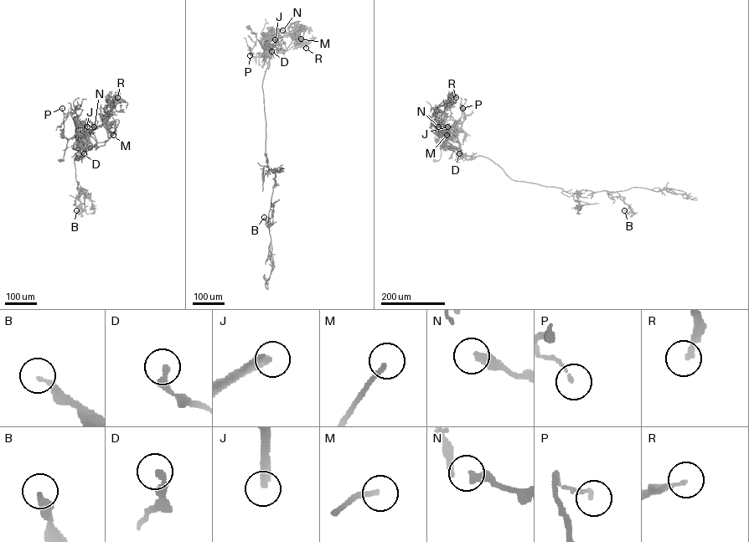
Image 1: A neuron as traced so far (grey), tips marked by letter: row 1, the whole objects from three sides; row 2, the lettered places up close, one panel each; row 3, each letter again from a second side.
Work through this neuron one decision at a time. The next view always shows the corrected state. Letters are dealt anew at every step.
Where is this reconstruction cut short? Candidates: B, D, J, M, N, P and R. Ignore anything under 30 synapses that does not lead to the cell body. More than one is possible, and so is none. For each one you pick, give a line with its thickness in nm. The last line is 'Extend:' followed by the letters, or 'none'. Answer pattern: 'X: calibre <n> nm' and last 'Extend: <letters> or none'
J: calibre 320 nm
M: calibre 180 nm
Extend: J, M

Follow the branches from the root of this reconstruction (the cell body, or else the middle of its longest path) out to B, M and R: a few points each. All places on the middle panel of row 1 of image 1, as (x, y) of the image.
B: (247, 27), (265, 48), (285, 51), (269, 59), (262, 83), (265, 154), (276, 176), (271, 225), (264, 217)
M: (247, 27), (265, 48), (275, 46), (286, 51), (301, 38)
R: (247, 27), (265, 49), (282, 43), (283, 35), (287, 37), (286, 33), (291, 33), (295, 28), (306, 48)

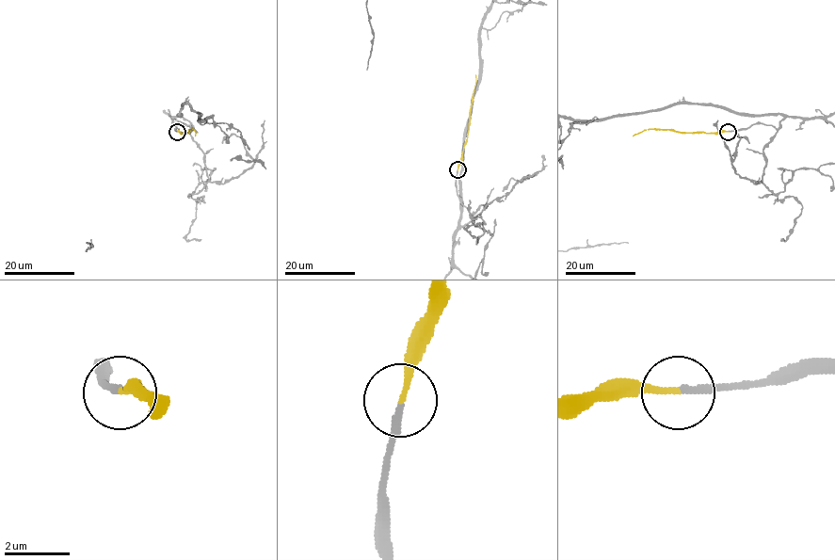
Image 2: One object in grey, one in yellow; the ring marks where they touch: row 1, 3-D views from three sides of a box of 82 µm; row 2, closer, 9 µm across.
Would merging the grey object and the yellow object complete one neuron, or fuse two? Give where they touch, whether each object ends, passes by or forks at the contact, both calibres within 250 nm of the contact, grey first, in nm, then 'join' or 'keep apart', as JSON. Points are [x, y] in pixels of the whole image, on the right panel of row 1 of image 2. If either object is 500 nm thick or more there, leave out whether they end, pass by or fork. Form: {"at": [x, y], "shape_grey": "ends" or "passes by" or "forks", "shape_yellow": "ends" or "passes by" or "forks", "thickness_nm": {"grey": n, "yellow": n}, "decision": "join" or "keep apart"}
{"at": [728, 132], "shape_grey": "ends", "shape_yellow": "ends", "thickness_nm": {"grey": 200, "yellow": 160}, "decision": "join"}

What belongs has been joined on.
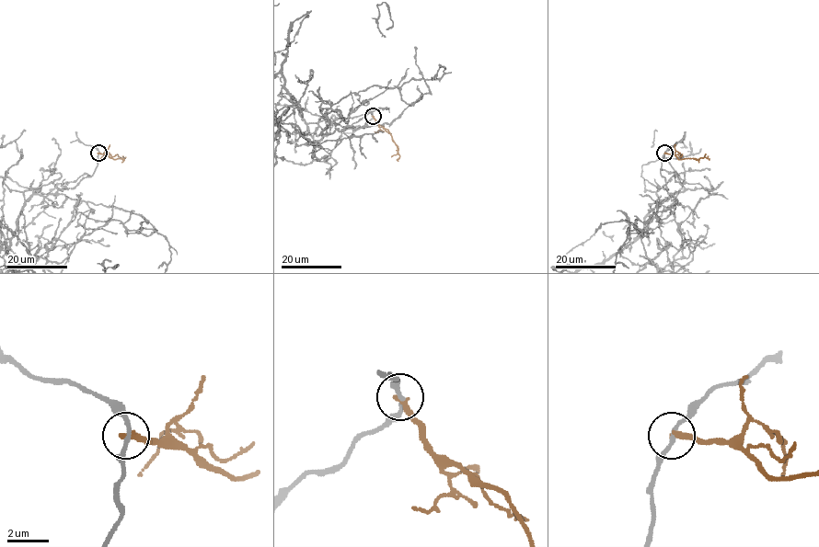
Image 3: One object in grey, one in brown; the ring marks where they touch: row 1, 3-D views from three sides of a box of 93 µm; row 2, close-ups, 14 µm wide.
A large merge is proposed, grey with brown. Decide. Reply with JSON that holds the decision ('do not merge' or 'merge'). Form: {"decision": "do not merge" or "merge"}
{"decision": "do not merge"}

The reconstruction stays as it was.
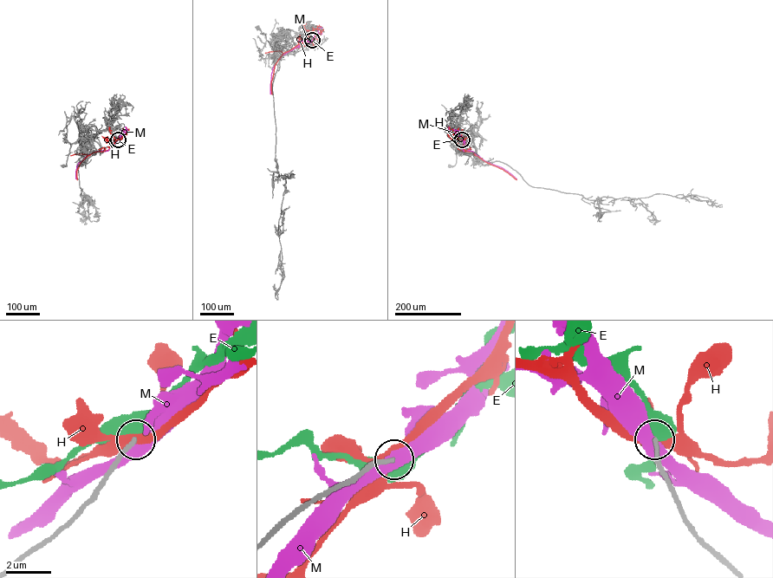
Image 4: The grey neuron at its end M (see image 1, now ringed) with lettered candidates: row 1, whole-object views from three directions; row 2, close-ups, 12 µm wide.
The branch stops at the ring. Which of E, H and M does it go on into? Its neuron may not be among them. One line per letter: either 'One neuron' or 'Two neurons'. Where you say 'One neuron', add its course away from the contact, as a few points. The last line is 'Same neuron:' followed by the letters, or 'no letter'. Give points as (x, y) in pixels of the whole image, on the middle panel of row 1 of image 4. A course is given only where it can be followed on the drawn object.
E: Two neurons
H: Two neurons
M: Two neurons
Same neuron: no letter

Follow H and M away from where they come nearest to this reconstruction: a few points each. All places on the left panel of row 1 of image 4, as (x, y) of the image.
H: (118, 139), (121, 139), (116, 139), (107, 150), (94, 152), (85, 158), (77, 169), (77, 179)
M: (117, 140), (107, 151), (95, 152), (79, 162), (75, 178)

